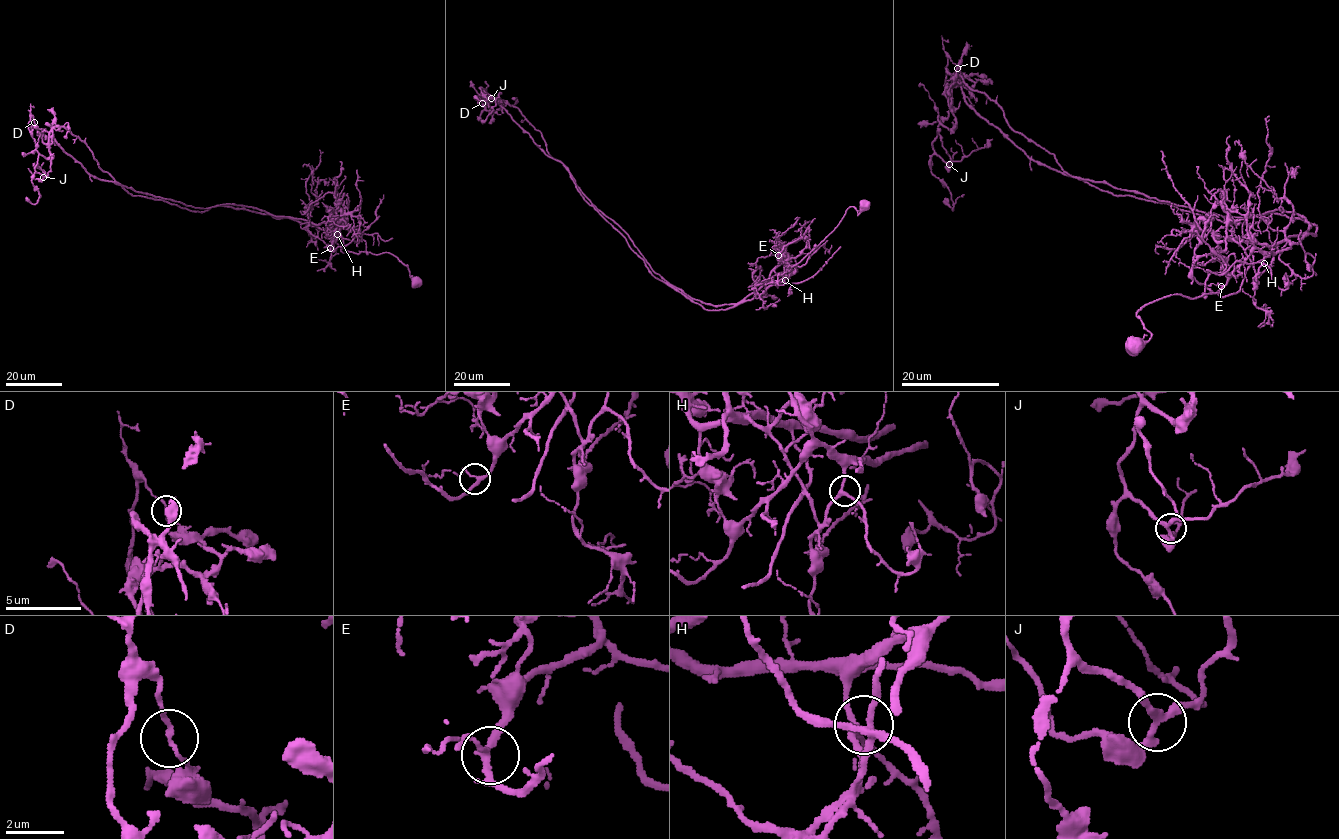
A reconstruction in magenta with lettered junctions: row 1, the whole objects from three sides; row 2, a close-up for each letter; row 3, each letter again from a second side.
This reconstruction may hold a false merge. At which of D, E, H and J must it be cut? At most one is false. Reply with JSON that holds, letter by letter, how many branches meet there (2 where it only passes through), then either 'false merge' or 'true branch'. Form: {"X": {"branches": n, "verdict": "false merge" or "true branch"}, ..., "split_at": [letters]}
{"D": {"branches": 2, "verdict": "false merge"}, "E": {"branches": 3, "verdict": "true branch"}, "H": {"branches": 3, "verdict": "true branch"}, "J": {"branches": 3, "verdict": "true branch"}, "split_at": ["D"]}

